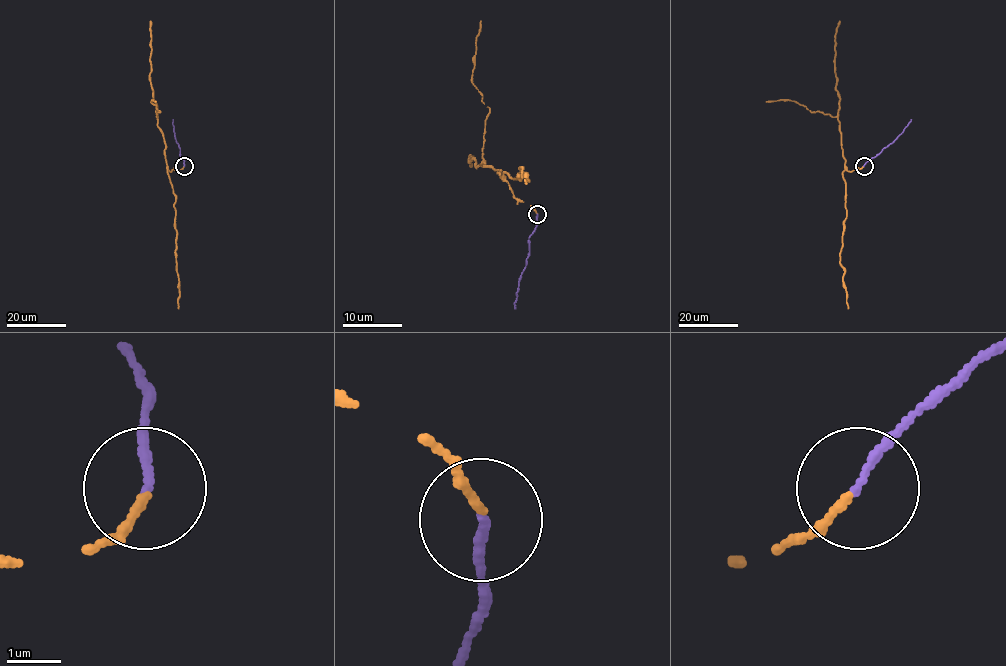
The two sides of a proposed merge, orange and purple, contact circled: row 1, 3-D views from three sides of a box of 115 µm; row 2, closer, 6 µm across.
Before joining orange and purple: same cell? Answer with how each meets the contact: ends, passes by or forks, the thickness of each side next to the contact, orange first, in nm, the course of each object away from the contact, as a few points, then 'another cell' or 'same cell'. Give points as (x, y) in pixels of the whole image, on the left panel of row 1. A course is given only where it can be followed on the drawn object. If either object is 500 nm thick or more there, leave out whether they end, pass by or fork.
orange ends; purple ends; calibres 140 and 150 nm; course orange (184, 166), (170, 171), (166, 165), (166, 143), (157, 125), (157, 103), (149, 76), (150, 20); course purple (184, 165), (173, 119); same cell

